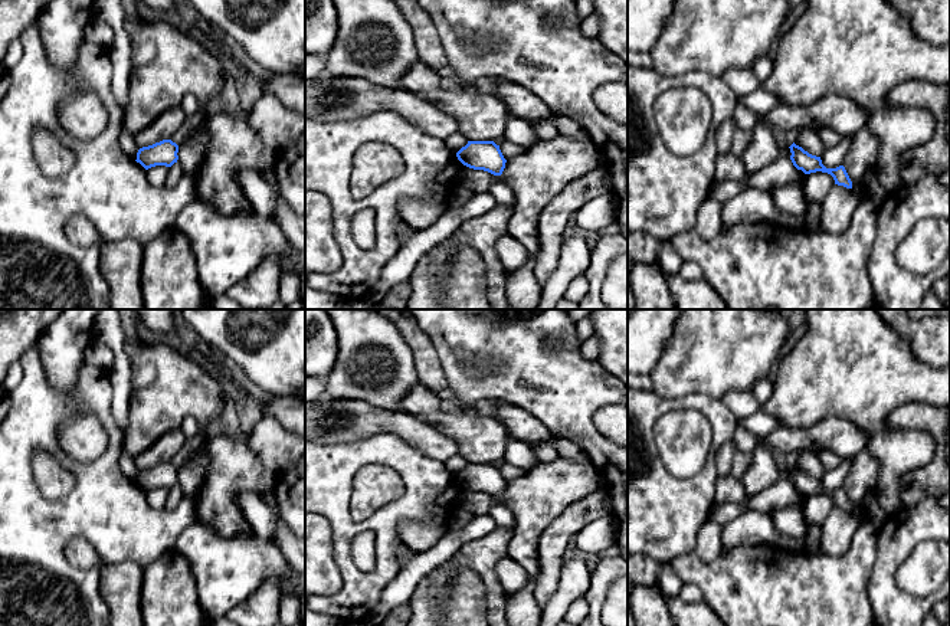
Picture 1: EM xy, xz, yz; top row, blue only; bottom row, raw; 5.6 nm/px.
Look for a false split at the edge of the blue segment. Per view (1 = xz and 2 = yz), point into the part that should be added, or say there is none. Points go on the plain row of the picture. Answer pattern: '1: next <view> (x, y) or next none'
1: next none
2: next none

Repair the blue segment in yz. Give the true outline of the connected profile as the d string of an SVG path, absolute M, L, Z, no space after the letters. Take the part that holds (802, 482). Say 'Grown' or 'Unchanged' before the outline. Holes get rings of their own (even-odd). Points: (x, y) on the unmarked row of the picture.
Unchanged. M795 465L789 471L792 475L790 482L797 492L802 492L805 496L810 496L816 494L828 495L833 499L835 507L843 508L846 511L852 511L852 504L843 488L839 488L836 491L826 491L822 486L820 479L809 476Z

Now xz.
Unchanged. M468 463L456 475L456 479L463 488L474 492L484 492L494 498L501 498L507 485L499 468L494 463Z

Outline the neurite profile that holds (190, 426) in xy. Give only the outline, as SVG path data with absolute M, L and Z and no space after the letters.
M186 417L181 423L183 433L186 437L197 436L199 433L204 435L204 426L202 426L196 419Z

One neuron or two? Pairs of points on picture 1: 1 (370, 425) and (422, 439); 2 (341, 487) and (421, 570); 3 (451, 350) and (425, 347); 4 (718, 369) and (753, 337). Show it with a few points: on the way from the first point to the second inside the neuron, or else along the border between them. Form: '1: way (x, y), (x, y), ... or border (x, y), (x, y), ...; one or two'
1: way (383, 425), (403, 425), (409, 429); one
2: border (400, 566), (382, 595); two
3: border (416, 324), (431, 340), (442, 373), (448, 380); two
4: way (727, 360), (744, 343); one

